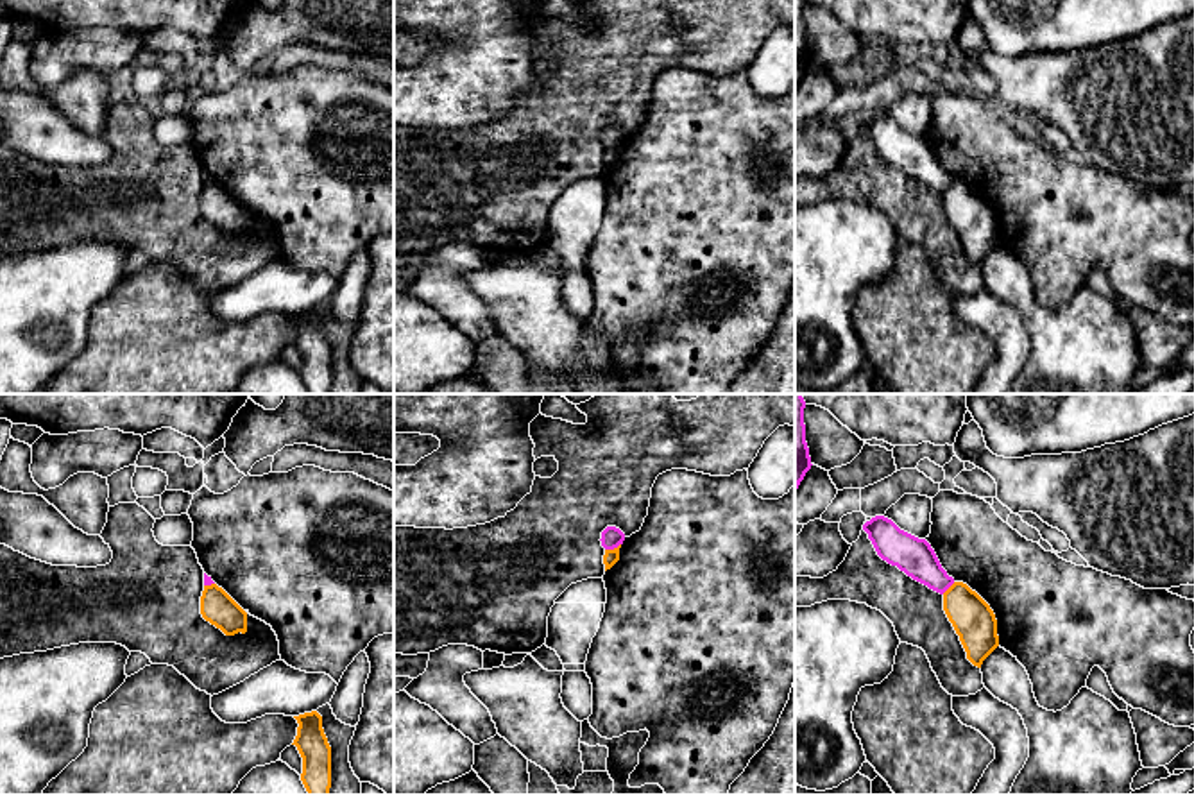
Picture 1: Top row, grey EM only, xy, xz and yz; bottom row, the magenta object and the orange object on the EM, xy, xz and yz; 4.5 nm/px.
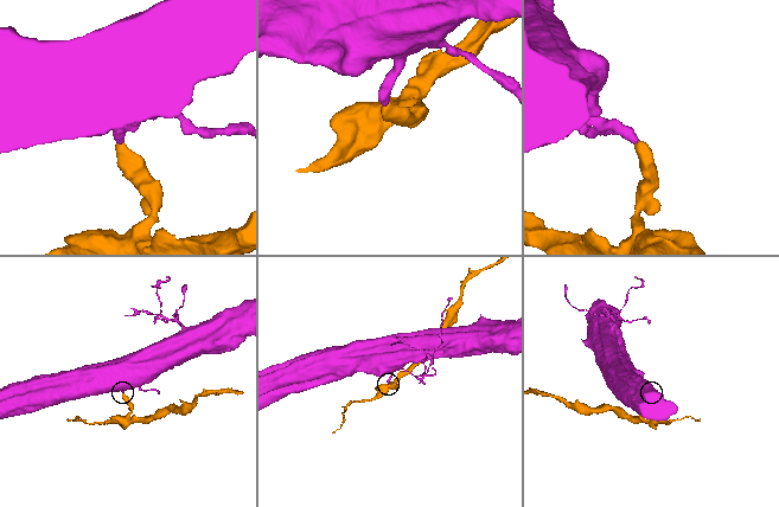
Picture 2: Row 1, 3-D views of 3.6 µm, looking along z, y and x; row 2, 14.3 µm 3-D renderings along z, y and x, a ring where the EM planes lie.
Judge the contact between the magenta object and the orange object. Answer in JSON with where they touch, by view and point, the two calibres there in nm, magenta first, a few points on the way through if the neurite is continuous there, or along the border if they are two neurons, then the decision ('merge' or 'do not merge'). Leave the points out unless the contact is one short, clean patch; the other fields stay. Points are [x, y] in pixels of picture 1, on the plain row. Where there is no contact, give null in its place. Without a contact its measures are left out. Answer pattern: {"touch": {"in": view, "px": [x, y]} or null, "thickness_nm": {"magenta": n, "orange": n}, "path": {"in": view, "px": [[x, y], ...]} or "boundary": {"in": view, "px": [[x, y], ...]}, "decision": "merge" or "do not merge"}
{"touch": {"in": "xz", "px": [613, 147]}, "thickness_nm": {"magenta": 100, "orange": 70}, "boundary": {"in": "xz", "px": [[620, 142], [605, 149]]}, "decision": "do not merge"}

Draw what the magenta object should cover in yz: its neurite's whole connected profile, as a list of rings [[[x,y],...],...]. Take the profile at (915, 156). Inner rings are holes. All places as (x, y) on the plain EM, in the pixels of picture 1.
[[[875,115],[863,124],[877,154],[891,165],[897,165],[913,179],[943,193],[954,177],[942,167],[934,149],[925,138],[918,138],[900,129],[891,118]]]

